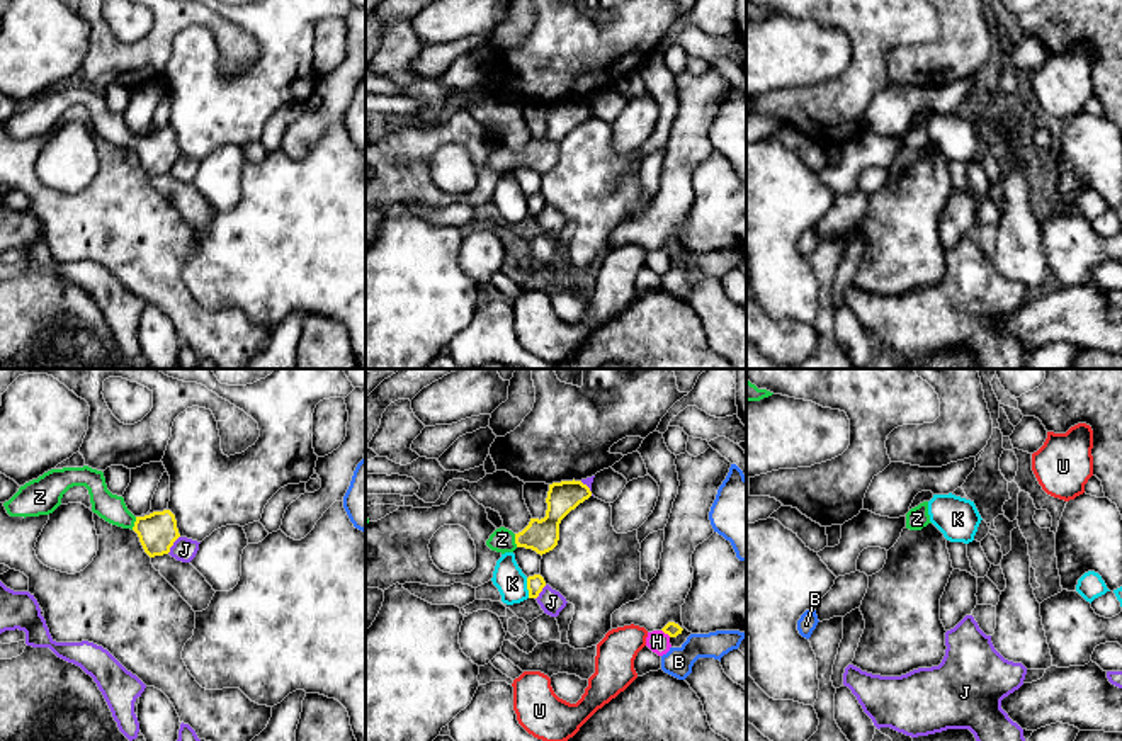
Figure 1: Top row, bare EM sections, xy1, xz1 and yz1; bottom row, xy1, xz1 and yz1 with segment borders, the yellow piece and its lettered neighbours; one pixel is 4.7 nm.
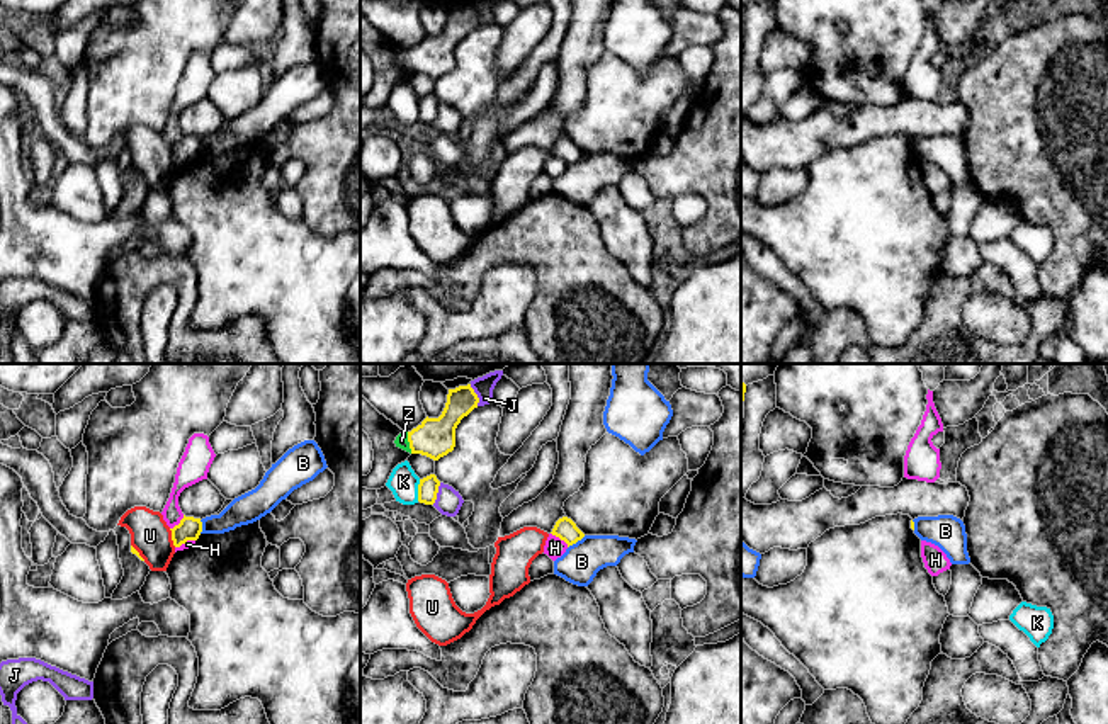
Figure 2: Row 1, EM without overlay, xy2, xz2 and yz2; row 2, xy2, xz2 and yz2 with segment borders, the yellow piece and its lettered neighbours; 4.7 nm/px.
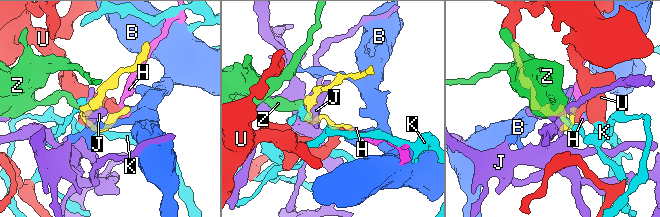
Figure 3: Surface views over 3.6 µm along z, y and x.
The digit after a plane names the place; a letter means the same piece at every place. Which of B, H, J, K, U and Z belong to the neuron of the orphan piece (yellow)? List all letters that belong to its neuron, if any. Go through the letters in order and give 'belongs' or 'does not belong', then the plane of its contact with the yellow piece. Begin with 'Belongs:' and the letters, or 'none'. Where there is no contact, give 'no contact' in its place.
Belongs: Z
B: does not belong; contact in xz2
H: does not belong; contact in xz2
J: does not belong; contact in xz2
K: does not belong; contact in xz2
U: does not belong; contact in xy2
Z: belongs; contact in xz2

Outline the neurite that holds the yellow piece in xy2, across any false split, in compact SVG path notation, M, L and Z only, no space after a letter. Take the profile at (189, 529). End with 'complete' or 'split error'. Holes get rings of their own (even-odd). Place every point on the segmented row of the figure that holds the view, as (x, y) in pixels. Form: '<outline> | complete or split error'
M185 517L172 530L172 540L175 547L180 547L187 540L197 540L202 532L201 518Z | complete

